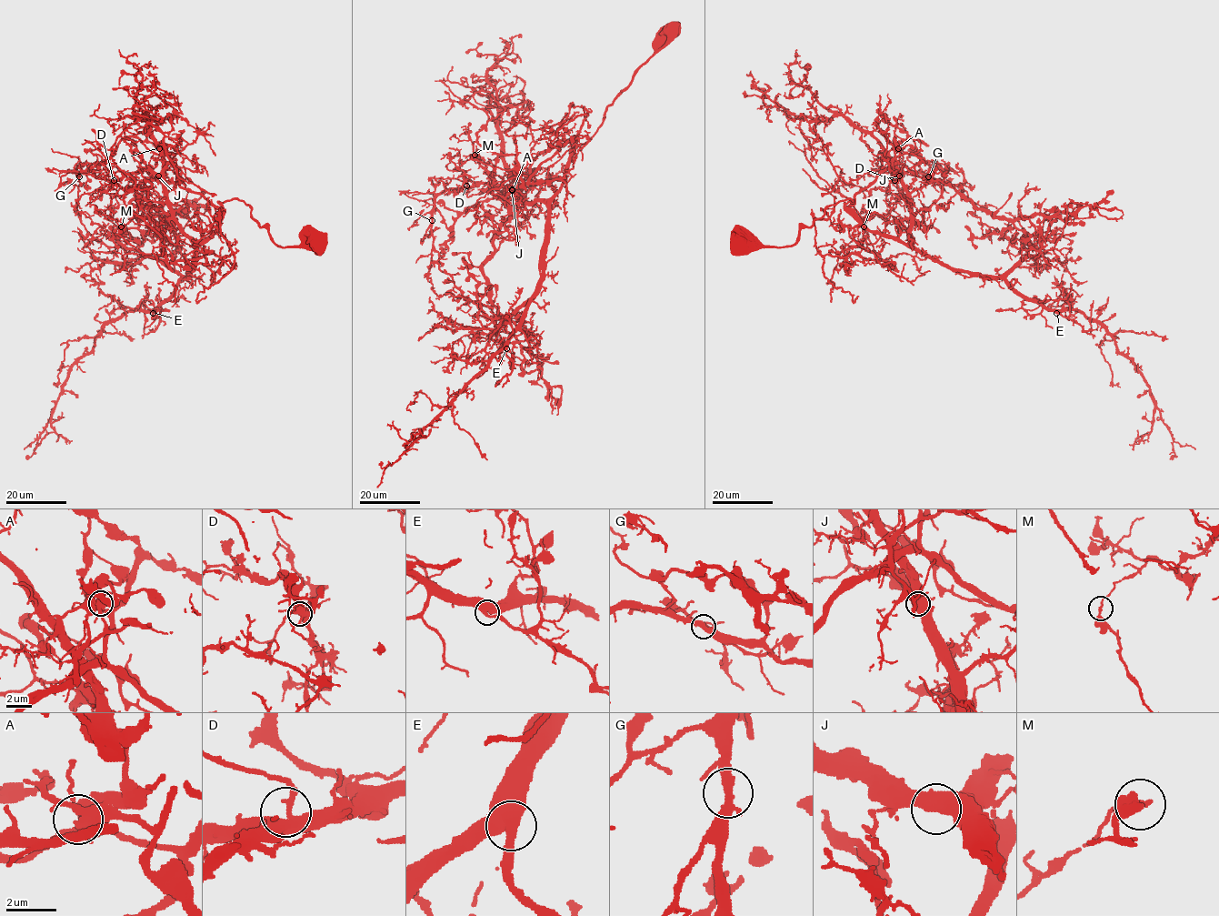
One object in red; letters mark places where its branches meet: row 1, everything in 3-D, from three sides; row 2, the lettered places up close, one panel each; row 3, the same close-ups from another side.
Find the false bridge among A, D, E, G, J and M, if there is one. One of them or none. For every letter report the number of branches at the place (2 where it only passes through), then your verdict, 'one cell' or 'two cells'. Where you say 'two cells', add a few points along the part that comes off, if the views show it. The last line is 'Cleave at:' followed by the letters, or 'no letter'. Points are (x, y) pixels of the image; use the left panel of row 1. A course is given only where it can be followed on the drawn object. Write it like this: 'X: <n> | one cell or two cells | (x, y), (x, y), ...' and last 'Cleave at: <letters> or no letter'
A: 3 | one cell
D: 3 | one cell
E: 3 | one cell
G: 2 | one cell
J: 2 | one cell
M: 2 | two cells | (121, 226), (119, 235), (140, 252), (162, 255), (168, 266), (210, 253), (234, 256), (196, 300), (206, 296)
Cleave at: M

